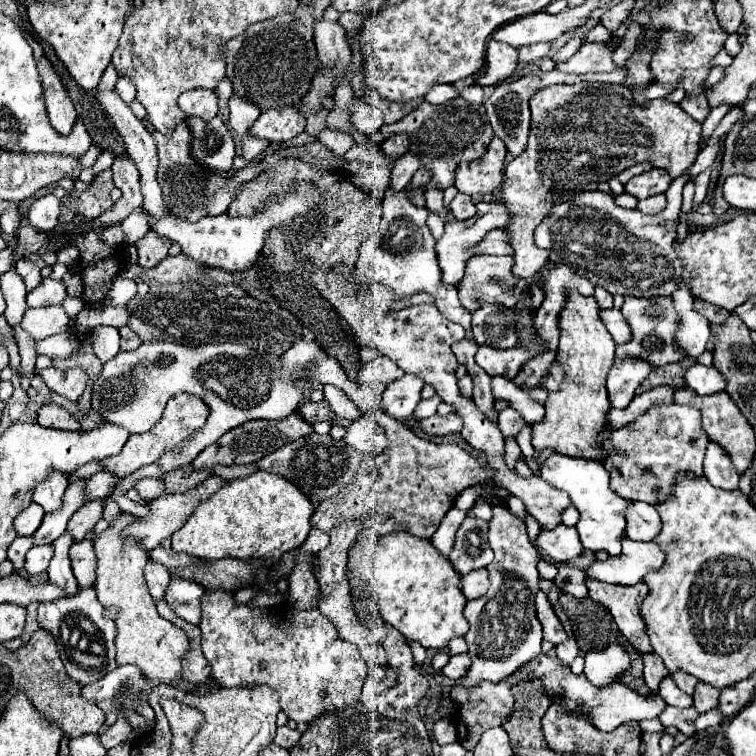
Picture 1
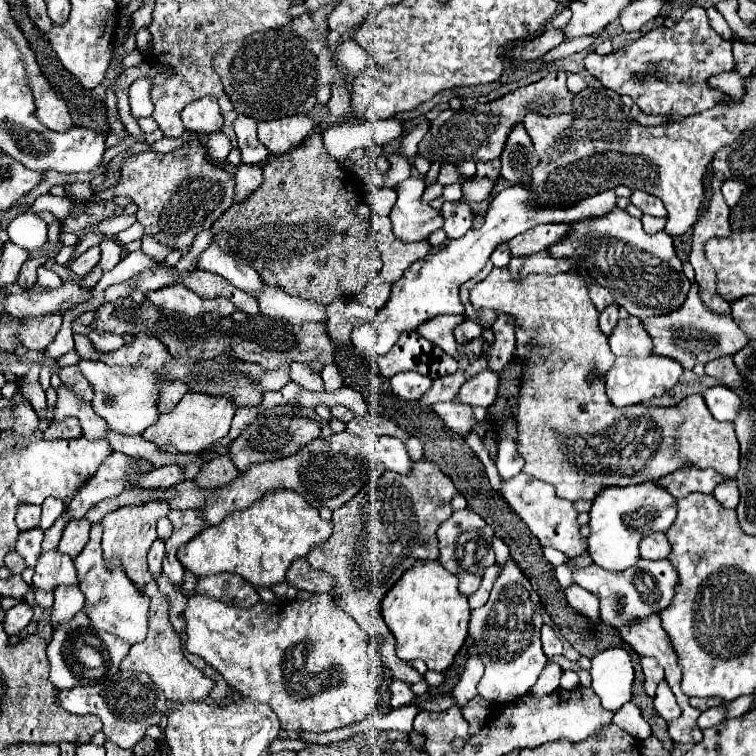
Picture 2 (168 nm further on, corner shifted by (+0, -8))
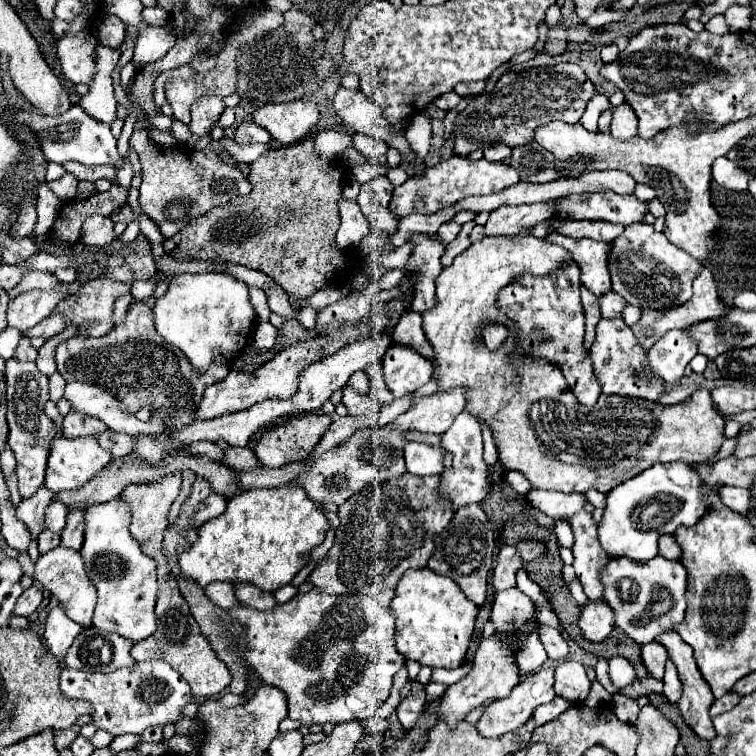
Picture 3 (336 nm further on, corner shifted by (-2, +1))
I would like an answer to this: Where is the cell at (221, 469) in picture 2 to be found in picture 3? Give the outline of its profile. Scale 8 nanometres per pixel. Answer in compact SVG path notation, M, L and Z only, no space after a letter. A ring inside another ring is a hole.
M237 446L227 448L227 452L225 452L225 456L223 456L221 462L225 466L229 466L229 468L235 468L235 472L245 472L245 470L251 470L251 468L261 466L257 462L253 450L247 448L247 446L243 446L243 448L237 448Z

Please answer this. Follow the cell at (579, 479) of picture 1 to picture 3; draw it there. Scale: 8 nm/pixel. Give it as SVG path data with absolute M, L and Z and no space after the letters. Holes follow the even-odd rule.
M687 462L653 464L639 476L615 486L605 496L603 520L599 522L599 542L613 558L649 560L657 556L657 538L661 534L673 534L677 526L693 526L707 506L697 492L699 486L707 486L693 472Z

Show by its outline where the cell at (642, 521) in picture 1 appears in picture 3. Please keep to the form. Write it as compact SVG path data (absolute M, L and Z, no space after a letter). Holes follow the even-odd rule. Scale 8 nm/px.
M663 534L661 536L661 540L659 540L659 554L665 556L665 558L669 558L669 560L679 560L681 550L679 550L673 534Z

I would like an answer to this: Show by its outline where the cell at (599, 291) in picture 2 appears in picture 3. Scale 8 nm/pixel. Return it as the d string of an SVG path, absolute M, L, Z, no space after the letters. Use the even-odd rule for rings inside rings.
M607 292L607 294L599 296L599 306L601 306L601 316L613 318L613 316L621 316L625 300L621 300L621 296L617 296L617 292Z

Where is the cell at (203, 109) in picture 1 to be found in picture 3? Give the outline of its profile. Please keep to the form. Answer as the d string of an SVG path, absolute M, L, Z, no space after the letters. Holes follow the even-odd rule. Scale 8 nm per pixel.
M201 96L191 104L191 122L189 128L197 136L209 134L211 126L217 124L221 112L225 110L225 102L219 96Z

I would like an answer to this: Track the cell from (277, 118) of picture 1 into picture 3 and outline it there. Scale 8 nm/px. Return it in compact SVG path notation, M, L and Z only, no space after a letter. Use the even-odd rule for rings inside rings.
M309 100L265 104L253 112L253 122L265 128L279 144L295 144L303 140L317 120L317 104Z

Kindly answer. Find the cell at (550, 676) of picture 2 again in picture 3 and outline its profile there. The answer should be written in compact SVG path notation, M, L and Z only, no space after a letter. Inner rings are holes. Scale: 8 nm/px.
M541 668L533 676L527 676L521 684L517 684L507 698L501 698L501 700L487 704L481 720L477 722L477 730L487 738L497 738L501 734L507 734L519 726L523 726L523 720L529 719L535 707L545 704L545 702L551 702L555 698L553 672L555 672L553 668Z

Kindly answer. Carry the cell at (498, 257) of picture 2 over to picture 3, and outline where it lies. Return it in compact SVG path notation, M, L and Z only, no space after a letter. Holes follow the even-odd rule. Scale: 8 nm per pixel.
M539 202L539 204L523 204L523 206L501 206L491 212L485 230L487 236L505 236L505 238L525 238L531 236L529 228L533 224L539 224L547 220L549 216L555 216L555 212L549 208L551 204Z

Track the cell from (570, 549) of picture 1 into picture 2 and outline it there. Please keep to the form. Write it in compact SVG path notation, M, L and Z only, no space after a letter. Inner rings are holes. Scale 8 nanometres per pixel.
M641 559L639 565L633 565L631 569L619 573L601 569L599 565L597 567L591 565L585 569L577 569L573 575L579 587L587 589L599 599L603 621L607 621L607 625L617 631L625 625L641 623L649 615L659 615L663 609L667 609L675 595L675 585L679 581L679 573L669 561L647 561L647 559Z

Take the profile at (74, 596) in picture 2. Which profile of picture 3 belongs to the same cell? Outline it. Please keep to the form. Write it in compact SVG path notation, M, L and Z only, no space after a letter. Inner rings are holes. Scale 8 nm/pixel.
M61 604L49 612L45 622L45 642L49 652L59 660L61 668L63 668L63 654L67 652L67 648L71 646L71 642L79 632L81 626L65 614L65 608L61 608Z

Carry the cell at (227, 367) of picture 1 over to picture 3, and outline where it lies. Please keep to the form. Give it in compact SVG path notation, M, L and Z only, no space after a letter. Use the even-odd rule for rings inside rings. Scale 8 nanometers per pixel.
M77 380L67 382L65 398L71 402L75 410L89 414L93 418L99 418L115 432L123 432L127 436L159 434L159 430L163 432L163 422L137 420L135 414L121 410L117 396L113 396L101 386L95 386L89 382L77 382Z

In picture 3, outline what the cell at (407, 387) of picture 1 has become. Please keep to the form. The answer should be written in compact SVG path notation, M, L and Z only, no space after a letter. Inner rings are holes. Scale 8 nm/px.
M393 344L383 356L383 372L387 388L395 398L401 398L431 380L433 364L415 350Z

